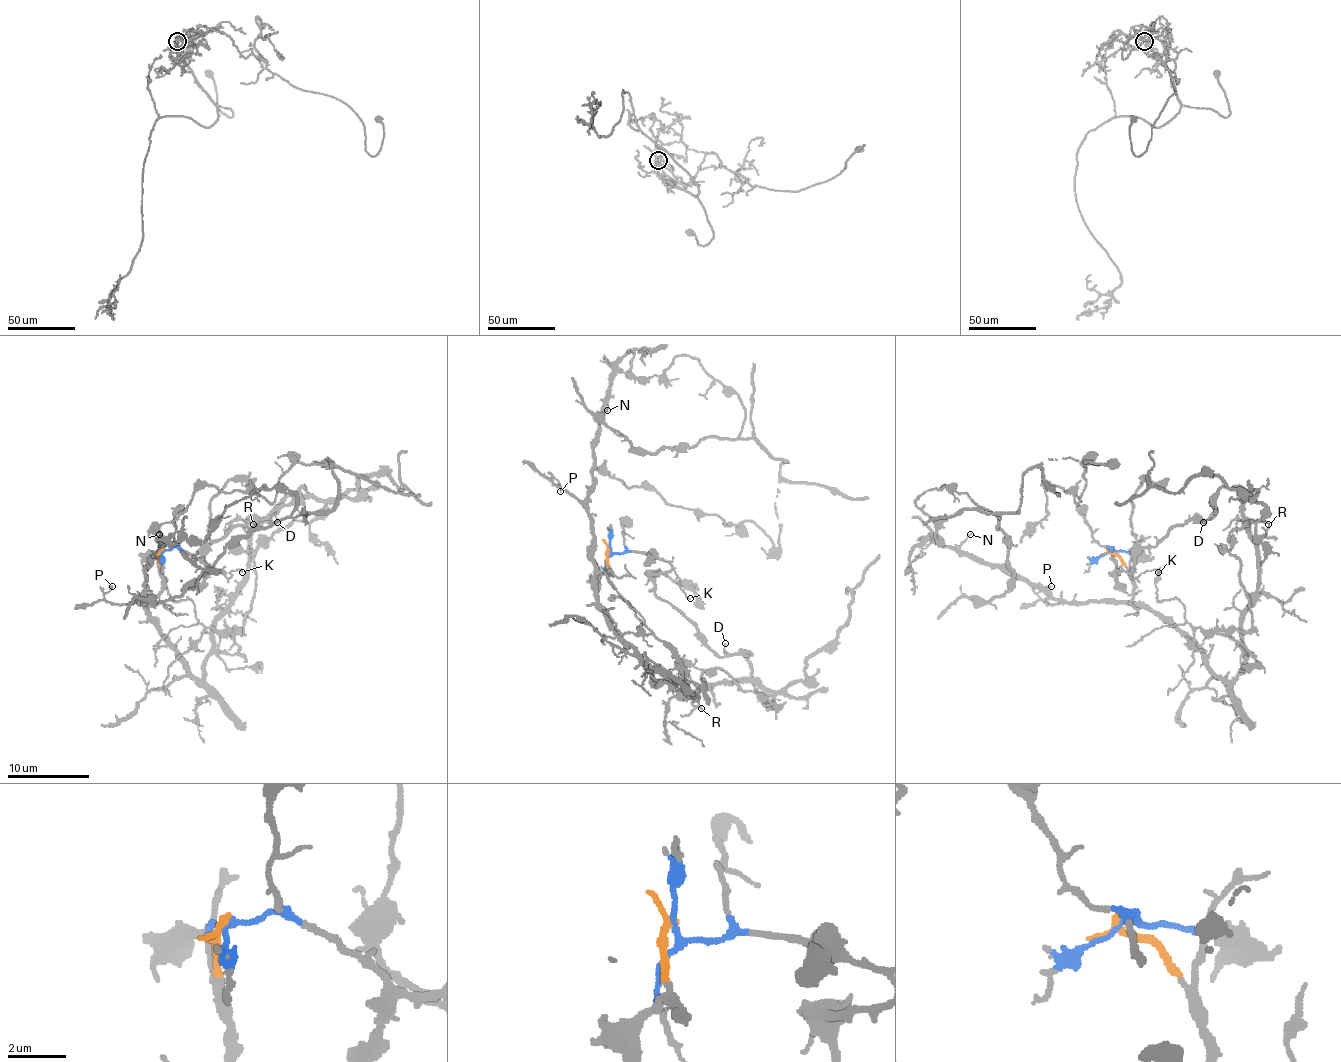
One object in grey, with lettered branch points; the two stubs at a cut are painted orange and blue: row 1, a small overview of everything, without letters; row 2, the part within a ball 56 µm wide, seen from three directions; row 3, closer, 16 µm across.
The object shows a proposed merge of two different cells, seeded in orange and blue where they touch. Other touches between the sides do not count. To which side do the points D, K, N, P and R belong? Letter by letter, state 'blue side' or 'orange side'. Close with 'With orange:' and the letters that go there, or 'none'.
D: blue side
K: blue side
N: orange side
P: orange side
R: orange side
With orange: N, P, R

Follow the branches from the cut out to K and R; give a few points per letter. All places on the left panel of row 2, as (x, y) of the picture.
K: (162, 550), (186, 550), (229, 578), (233, 570), (241, 572)
R: (162, 550), (162, 591), (147, 605), (147, 617), (188, 672), (202, 680), (213, 621), (243, 578), (253, 523)

